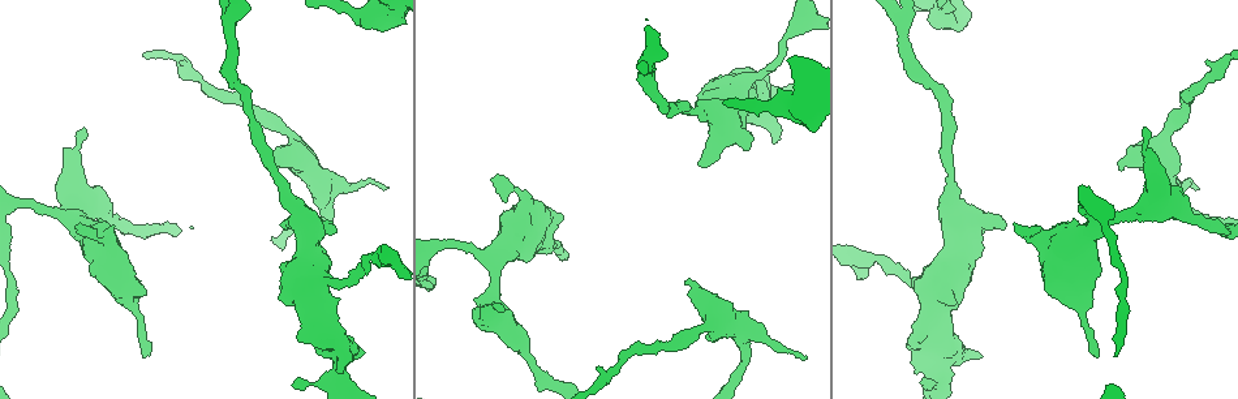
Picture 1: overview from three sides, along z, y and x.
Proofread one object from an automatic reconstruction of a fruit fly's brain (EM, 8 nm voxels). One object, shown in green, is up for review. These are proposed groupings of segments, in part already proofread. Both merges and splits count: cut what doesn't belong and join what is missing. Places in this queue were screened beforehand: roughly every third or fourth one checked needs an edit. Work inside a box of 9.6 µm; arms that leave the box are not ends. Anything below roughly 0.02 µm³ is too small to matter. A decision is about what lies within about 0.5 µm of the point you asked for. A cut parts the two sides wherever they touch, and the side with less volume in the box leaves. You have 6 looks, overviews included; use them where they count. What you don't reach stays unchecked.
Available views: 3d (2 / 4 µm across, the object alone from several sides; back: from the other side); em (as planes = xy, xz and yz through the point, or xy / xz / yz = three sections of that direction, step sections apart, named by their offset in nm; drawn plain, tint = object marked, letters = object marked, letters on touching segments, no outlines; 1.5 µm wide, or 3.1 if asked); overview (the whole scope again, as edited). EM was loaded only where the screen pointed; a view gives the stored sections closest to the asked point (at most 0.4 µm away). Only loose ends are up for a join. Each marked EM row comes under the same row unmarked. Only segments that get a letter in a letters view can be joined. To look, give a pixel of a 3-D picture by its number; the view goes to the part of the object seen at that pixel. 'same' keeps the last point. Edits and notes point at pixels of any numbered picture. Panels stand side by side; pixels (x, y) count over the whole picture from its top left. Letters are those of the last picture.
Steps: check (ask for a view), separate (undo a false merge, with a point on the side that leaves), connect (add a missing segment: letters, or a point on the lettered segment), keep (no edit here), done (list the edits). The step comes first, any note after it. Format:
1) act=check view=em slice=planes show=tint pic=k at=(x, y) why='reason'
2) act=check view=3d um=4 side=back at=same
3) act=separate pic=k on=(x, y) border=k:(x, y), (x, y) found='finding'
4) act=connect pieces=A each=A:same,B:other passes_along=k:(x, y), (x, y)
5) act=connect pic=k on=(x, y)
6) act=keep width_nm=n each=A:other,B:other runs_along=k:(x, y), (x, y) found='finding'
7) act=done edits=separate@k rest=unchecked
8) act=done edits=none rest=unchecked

act=check view=3d um=2 pic=1 at=(504, 310) why='branch stops here'

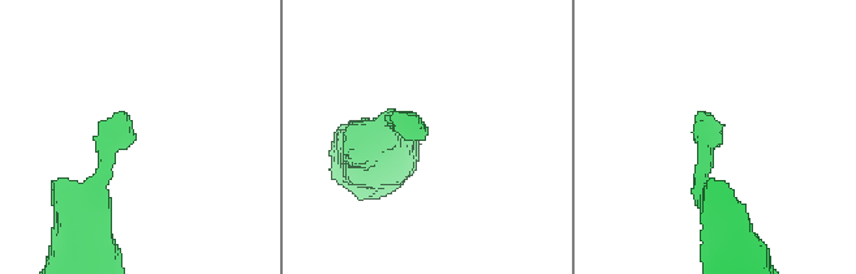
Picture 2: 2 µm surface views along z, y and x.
act=check view=em slice=planes show=letters pic=2 at=(126, 115) why='now the EM'

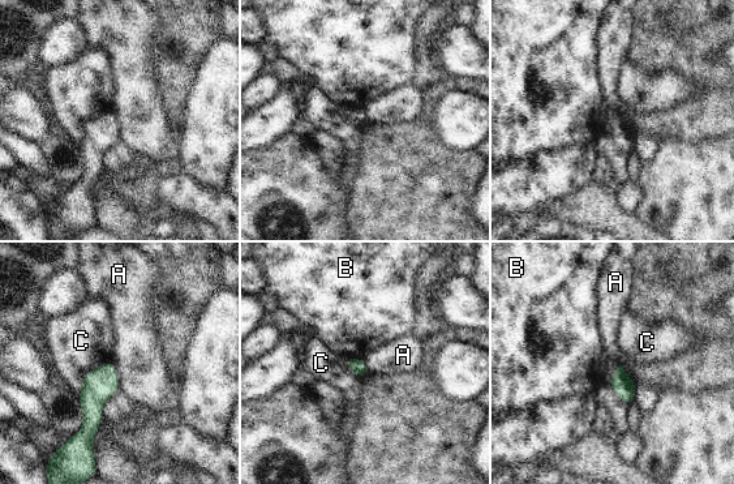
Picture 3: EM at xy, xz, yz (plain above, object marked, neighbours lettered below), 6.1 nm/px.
act=keep each=A:other,B:other,C:other border=3:(112, 360), (120, 389) found='no lettered segment goes on from it'

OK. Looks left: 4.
act=check view=3d um=2 pic=1 at=(690, 278) why='free end'

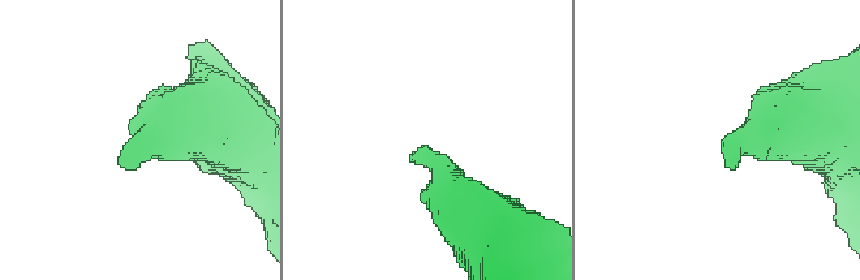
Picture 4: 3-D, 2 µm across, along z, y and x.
act=check view=em slice=xz step=4 show=letters pic=4 at=(135, 170)

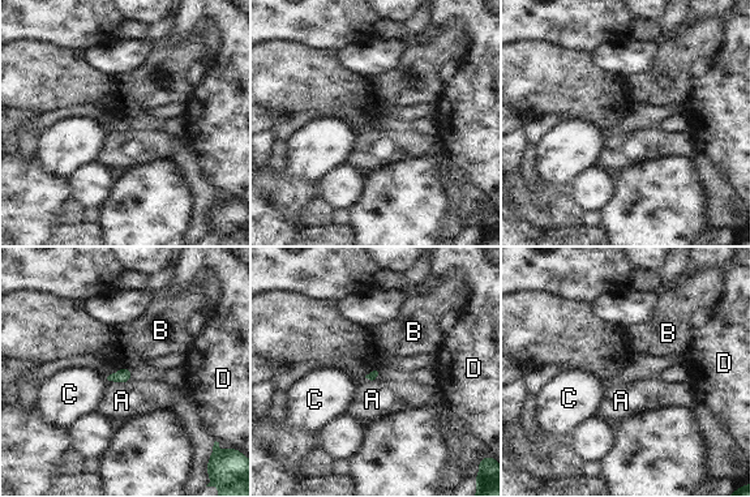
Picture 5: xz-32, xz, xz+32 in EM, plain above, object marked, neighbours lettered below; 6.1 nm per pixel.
act=check view=em slice=planes show=letters at=same why='another direction'

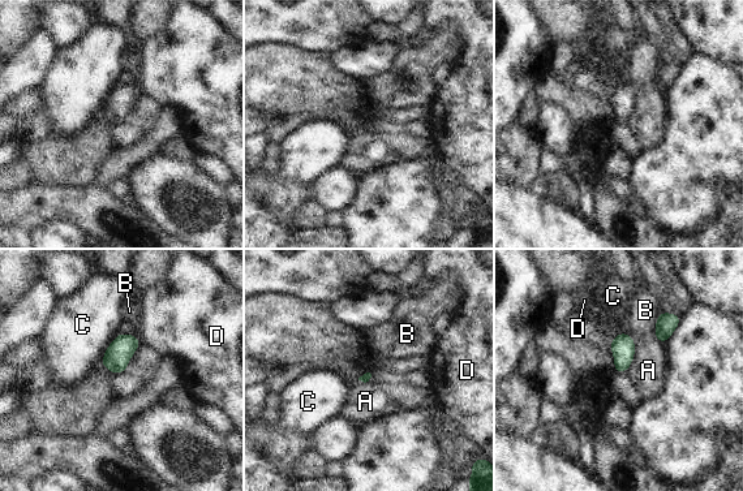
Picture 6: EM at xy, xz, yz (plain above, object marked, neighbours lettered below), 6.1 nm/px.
act=keep each=A:other,B:other,C:other,D:other border=6:(626, 331), (634, 340), (626, 371) found='no lettered segment goes on from it'

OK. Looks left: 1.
act=done edits=none rest=unchecked

